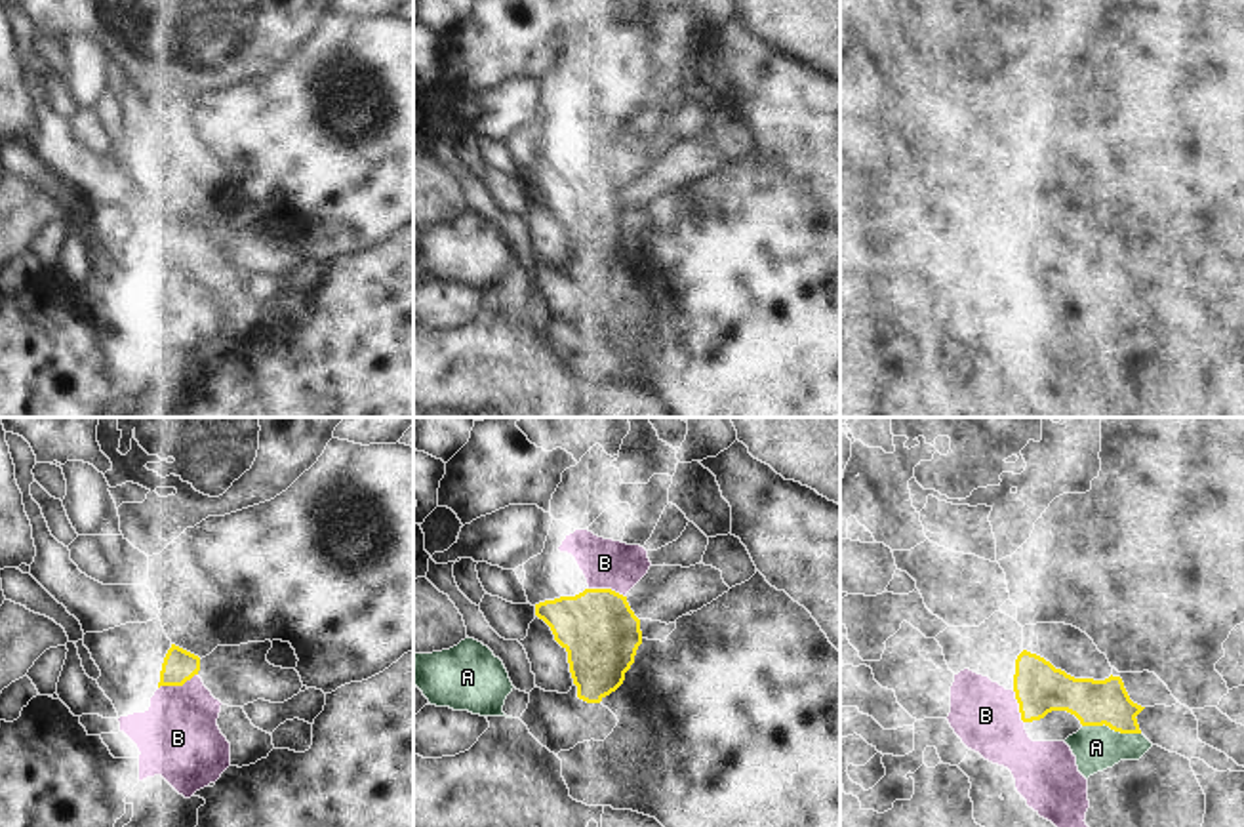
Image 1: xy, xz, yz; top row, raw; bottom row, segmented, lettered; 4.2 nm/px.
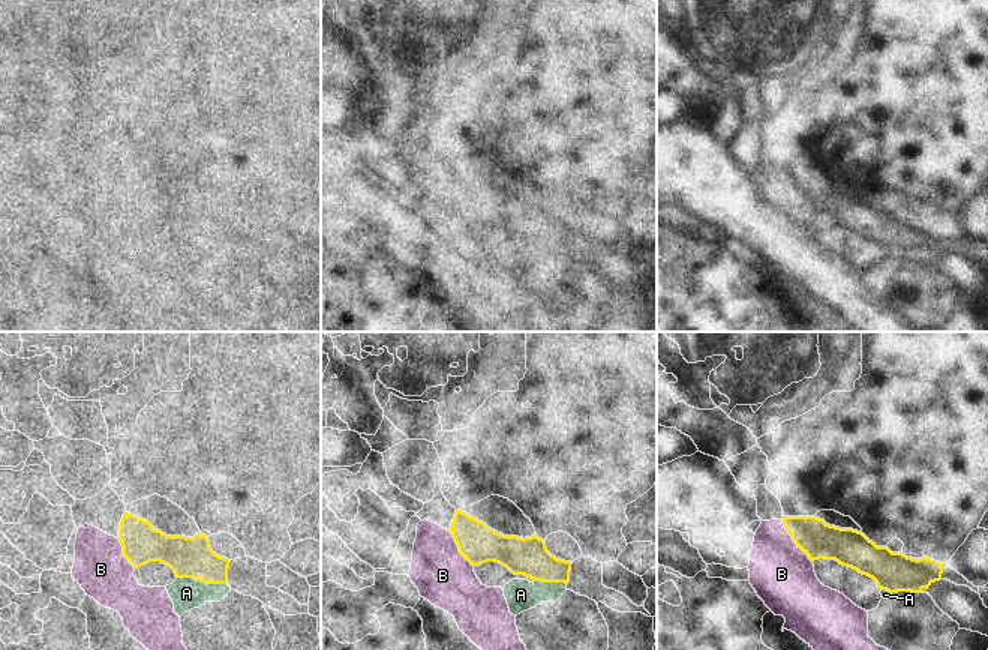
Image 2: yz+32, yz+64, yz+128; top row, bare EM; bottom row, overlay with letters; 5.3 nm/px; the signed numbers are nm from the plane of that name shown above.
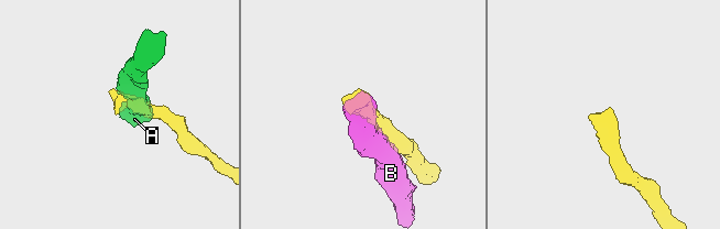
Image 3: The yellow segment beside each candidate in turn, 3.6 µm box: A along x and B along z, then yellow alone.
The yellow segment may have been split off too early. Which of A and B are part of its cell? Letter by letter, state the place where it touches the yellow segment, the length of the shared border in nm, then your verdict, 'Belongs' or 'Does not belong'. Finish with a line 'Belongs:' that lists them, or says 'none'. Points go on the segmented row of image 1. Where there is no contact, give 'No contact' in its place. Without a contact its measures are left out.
A: Touches yellow at yz (1111, 728). Shared border 260 nm. Does not belong
B: Touches yellow at xy (178, 685). Shared border 180 nm. Does not belong
Belongs: none

